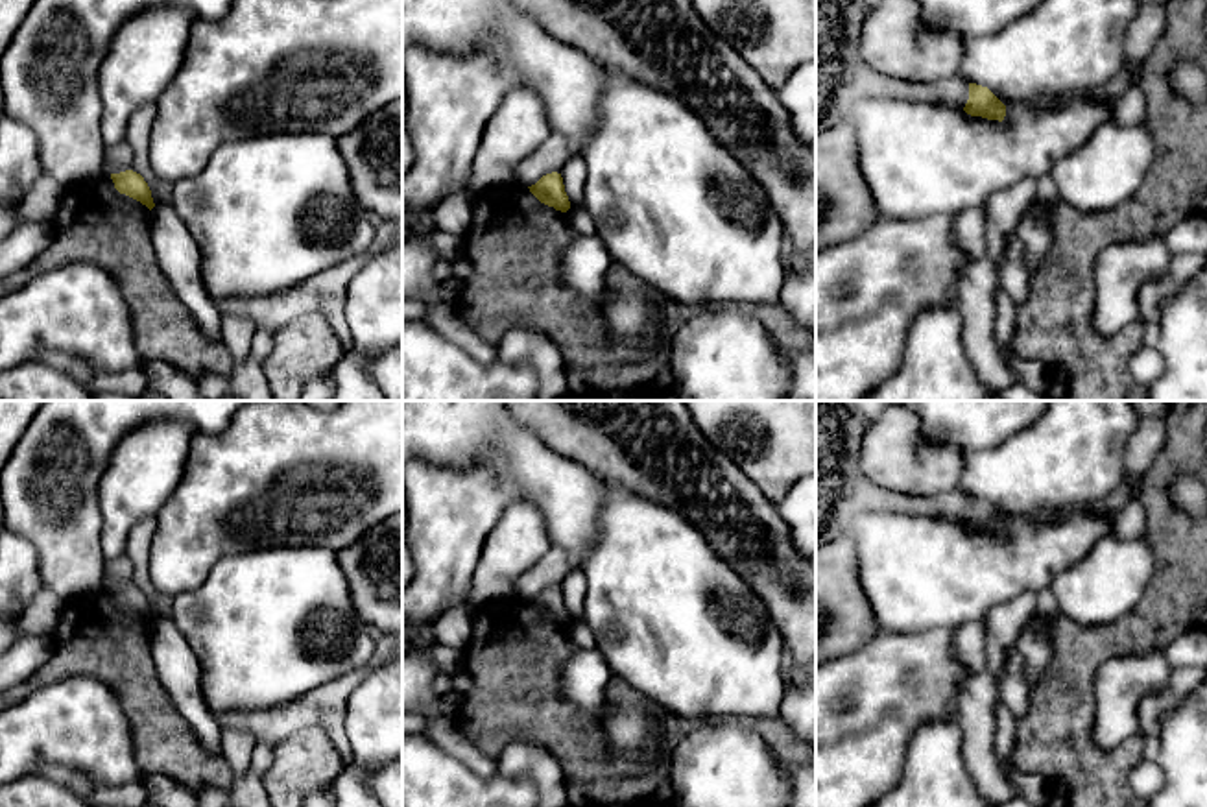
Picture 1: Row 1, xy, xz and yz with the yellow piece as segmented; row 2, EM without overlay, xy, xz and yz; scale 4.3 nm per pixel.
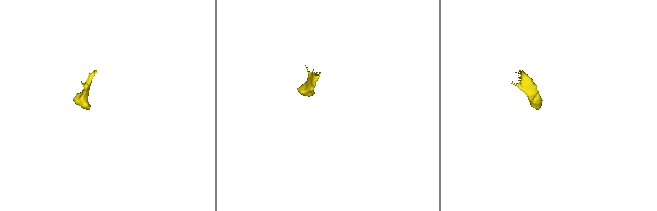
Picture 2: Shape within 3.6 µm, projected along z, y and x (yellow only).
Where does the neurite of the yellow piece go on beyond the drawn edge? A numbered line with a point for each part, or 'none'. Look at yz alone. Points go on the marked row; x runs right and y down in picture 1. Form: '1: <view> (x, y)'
1: yz (842, 78)

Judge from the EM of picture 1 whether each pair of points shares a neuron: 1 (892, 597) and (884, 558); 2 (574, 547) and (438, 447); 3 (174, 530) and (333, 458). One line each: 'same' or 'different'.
1: same
2: same
3: same

